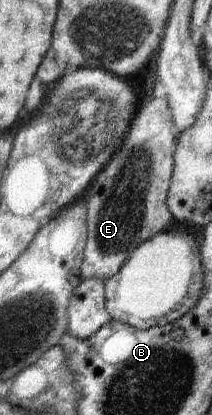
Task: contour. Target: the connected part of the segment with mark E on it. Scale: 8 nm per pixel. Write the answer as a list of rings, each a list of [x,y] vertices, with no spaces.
[[[166,98],[151,99],[151,102],[137,114],[119,150],[104,164],[101,172],[88,184],[86,205],[86,247],[80,276],[85,279],[101,279],[105,282],[115,276],[129,255],[145,241],[156,234],[167,231],[174,218],[166,205],[172,172],[177,136],[171,131],[174,120]]]

